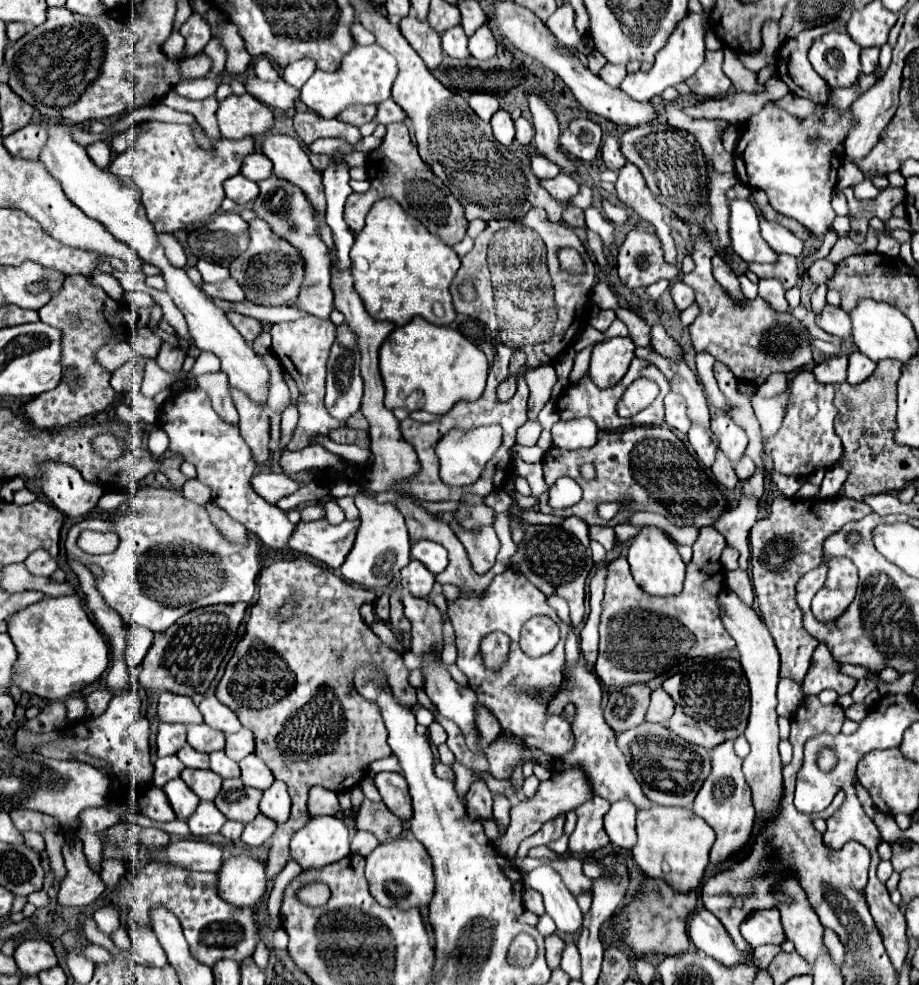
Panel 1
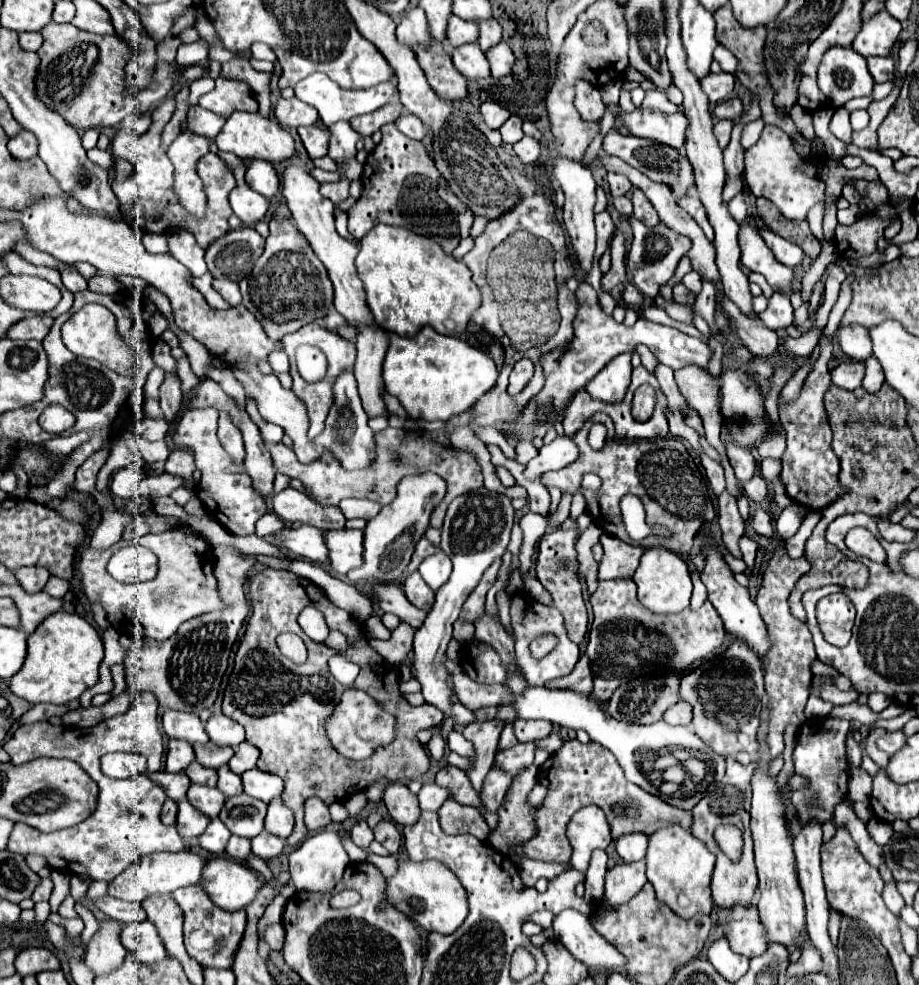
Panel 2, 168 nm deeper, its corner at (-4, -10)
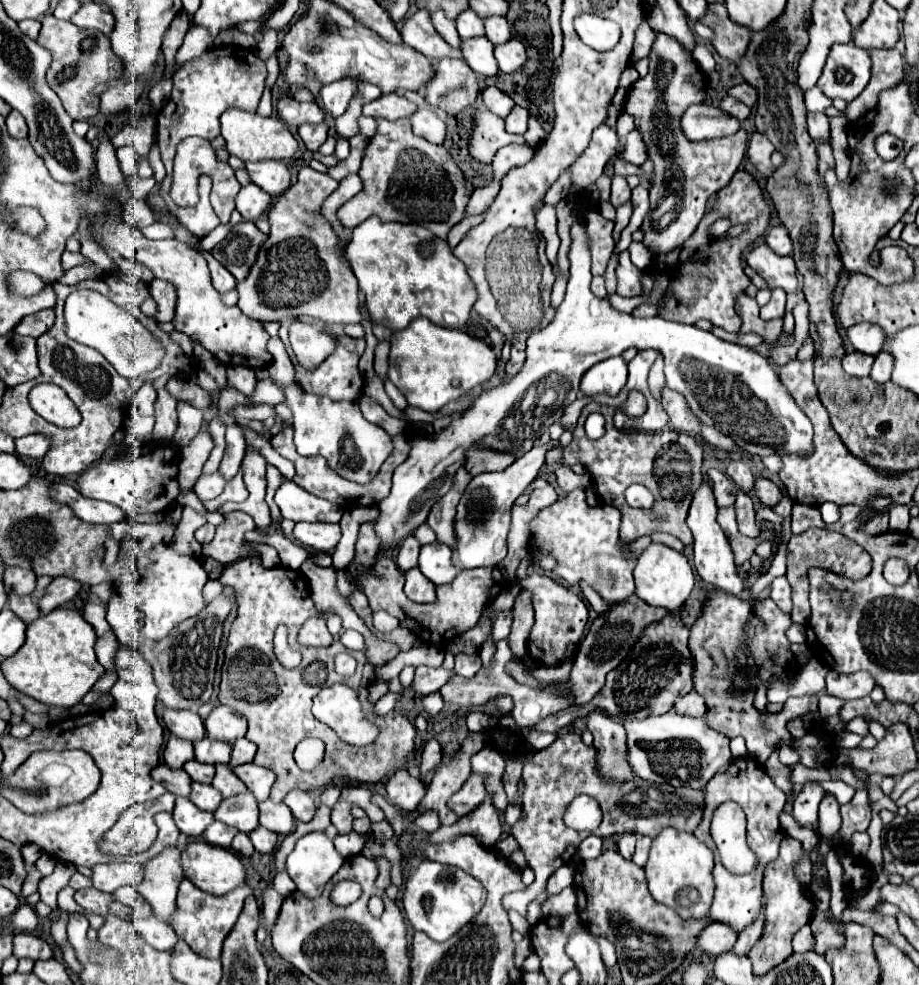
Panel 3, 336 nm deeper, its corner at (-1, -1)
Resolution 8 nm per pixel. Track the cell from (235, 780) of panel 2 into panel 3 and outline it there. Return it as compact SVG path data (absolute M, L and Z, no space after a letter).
M217 765L215 767L215 779L213 779L213 787L223 795L223 797L233 797L237 793L245 793L245 783L237 779L237 775L227 767L227 765Z

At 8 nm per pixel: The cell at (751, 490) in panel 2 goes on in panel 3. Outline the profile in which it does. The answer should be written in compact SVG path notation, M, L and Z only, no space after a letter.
M761 477L761 479L755 481L753 493L757 493L757 499L763 505L767 505L767 507L775 507L777 501L781 501L781 497L783 497L783 493L777 487L777 483L773 483L771 479L765 479L765 477Z

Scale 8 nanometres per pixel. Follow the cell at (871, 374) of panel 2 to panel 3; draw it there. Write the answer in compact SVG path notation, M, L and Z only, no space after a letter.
M881 351L875 357L873 369L871 369L871 377L877 383L887 383L887 381L891 381L891 371L893 371L893 355L887 353L887 351Z

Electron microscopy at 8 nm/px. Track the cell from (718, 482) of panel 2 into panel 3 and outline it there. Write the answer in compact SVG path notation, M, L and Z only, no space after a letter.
M711 469L709 471L709 481L717 499L717 507L729 507L735 503L735 495L737 495L737 485L733 485L733 481L719 469Z

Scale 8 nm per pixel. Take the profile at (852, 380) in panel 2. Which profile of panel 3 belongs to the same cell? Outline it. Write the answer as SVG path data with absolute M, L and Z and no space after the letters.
M851 351L843 357L843 369L851 377L867 377L871 365L873 365L873 357L859 351Z

